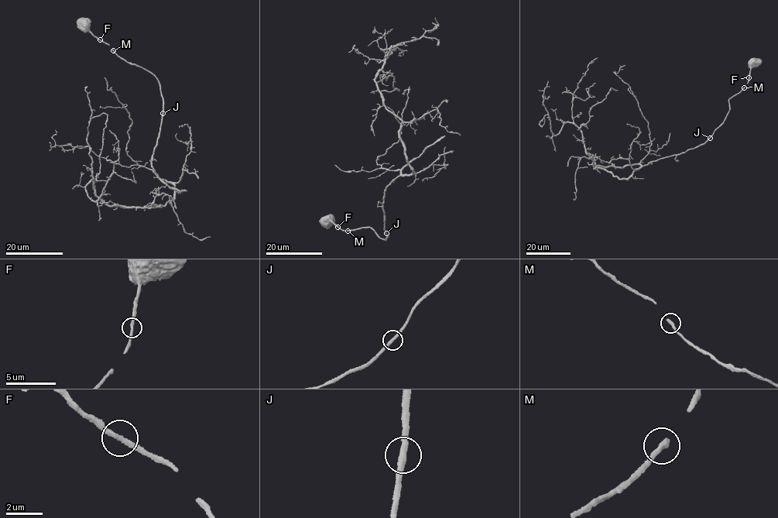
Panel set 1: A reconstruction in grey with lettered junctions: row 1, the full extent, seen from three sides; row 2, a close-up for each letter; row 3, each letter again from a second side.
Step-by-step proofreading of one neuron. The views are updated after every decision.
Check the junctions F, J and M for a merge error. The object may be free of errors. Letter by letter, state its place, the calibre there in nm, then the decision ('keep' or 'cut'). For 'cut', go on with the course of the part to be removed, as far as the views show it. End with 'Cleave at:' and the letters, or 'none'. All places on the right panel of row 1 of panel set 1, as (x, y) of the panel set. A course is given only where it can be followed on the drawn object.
F: (748, 77) | 260 nm | keep
J: (710, 138) | 280 nm | keep
M: (744, 87) | 360 nm | keep
Cleave at: none

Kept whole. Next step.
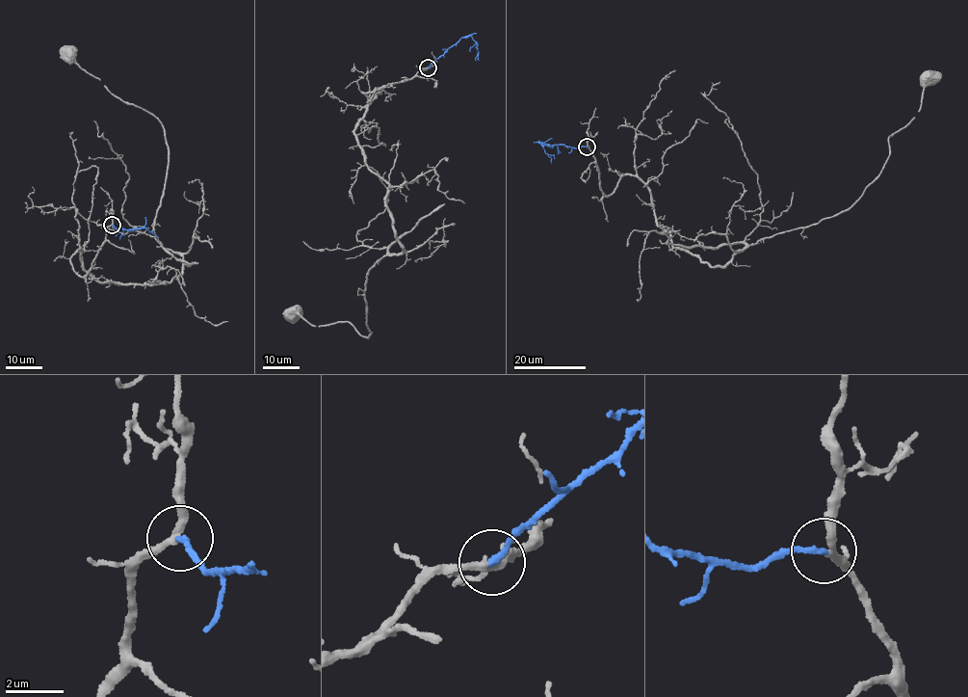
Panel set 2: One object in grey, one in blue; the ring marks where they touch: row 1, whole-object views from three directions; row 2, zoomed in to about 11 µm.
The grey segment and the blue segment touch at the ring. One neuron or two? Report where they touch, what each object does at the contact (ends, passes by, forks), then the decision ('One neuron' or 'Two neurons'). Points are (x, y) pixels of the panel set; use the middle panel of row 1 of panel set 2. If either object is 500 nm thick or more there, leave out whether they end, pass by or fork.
Place: (428, 67). At the ring grey passes by. At the ring blue ends. One neuron

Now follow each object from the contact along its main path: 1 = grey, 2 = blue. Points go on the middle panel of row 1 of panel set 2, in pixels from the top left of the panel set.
1: (428, 67), (362, 92), (368, 108), (353, 130), (388, 185), (405, 249), (367, 276), (372, 332), (293, 312)
2: (428, 67), (463, 37), (469, 36), (475, 41), (479, 61)

